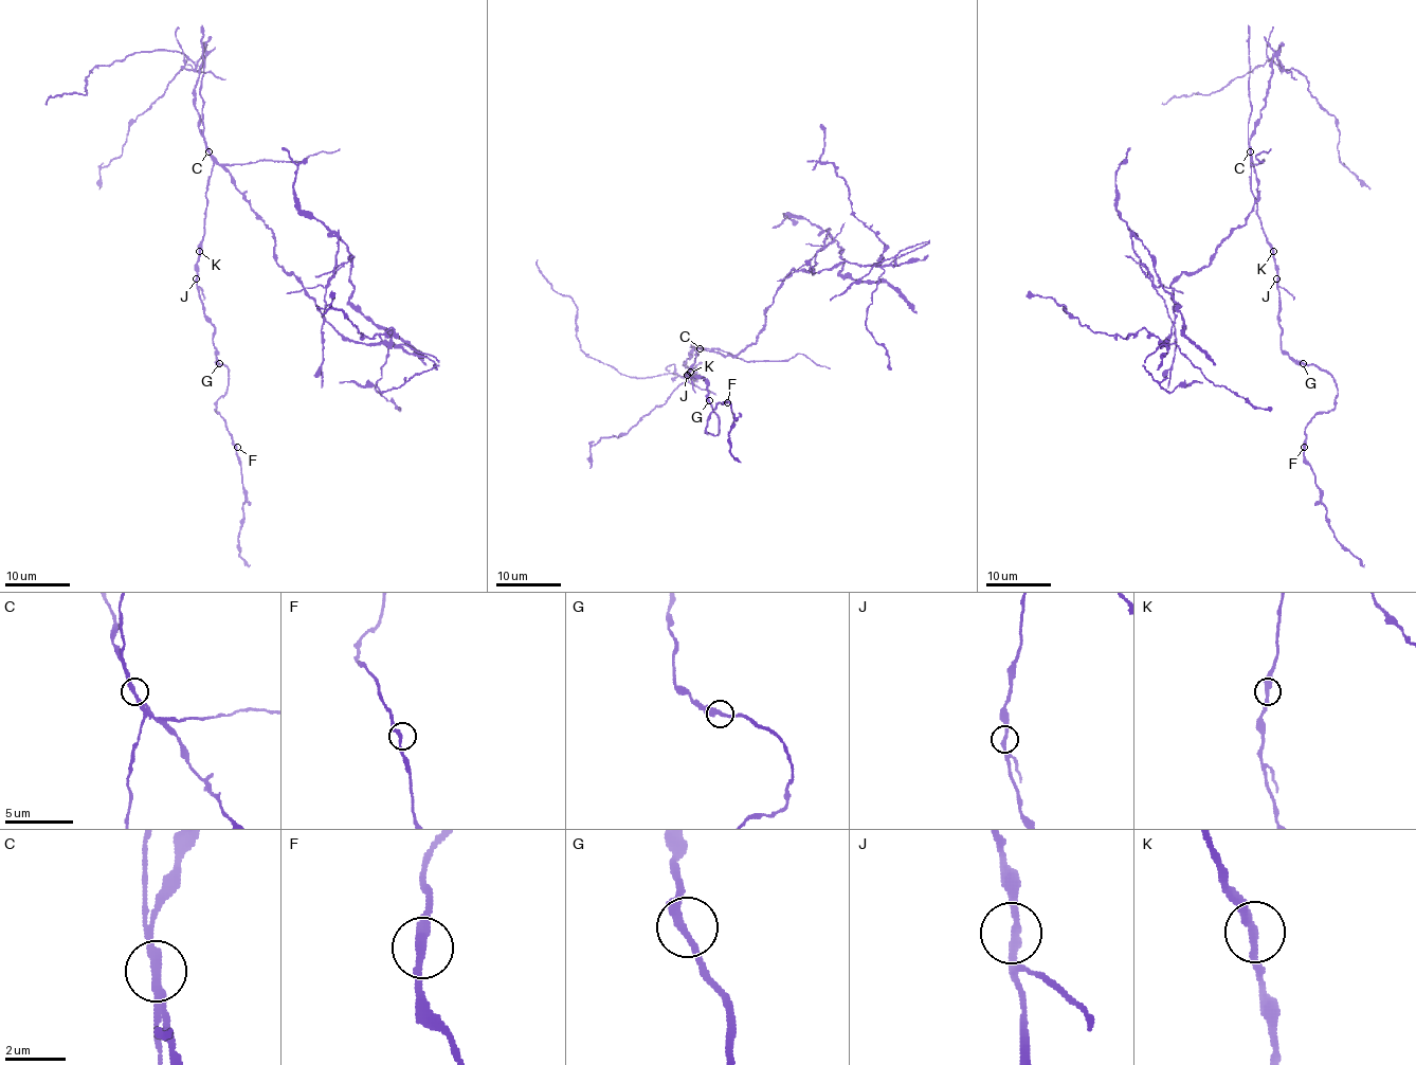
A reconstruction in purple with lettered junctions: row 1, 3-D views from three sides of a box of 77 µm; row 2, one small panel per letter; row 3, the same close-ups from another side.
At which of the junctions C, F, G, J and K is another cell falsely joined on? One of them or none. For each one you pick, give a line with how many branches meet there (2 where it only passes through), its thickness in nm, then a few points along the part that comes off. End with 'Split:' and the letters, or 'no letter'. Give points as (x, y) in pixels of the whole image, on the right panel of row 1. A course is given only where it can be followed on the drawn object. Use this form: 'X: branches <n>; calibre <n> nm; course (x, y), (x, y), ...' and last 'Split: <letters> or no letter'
C: branches 2; calibre 280 nm; course (1251, 151), (1257, 202), (1212, 260), (1171, 285), (1167, 344), (1143, 365), (1166, 392), (1201, 383)
Split: C

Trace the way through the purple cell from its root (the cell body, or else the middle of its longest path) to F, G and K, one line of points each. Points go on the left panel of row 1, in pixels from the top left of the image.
F: (213, 166), (196, 289), (204, 318), (214, 328), (217, 362), (228, 368), (228, 392), (216, 411), (237, 447)
G: (213, 166), (206, 193), (204, 235), (198, 254), (196, 289), (204, 318), (214, 328), (213, 345), (219, 363)
K: (213, 166), (199, 251)

